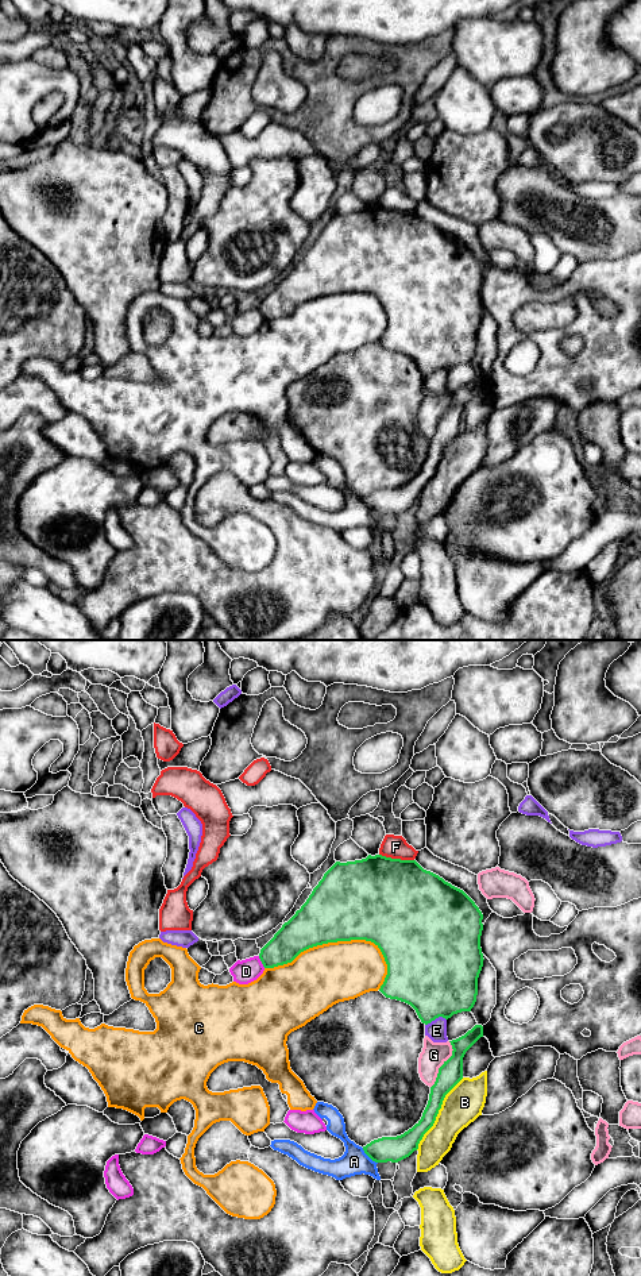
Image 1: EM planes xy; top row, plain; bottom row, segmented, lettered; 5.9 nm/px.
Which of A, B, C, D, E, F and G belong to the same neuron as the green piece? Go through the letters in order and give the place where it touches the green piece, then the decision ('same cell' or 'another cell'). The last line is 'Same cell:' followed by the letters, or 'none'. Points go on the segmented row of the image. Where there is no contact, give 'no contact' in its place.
A: meets green in xy at (369, 1156); another cell
B: meets green in xy at (437, 1113); another cell
C: meets green in xy at (335, 941); another cell
D: meets green in xy at (261, 960); another cell
E: meets green in xy at (435, 1018); another cell
F: meets green in xy at (397, 859); another cell
G: meets green in xy at (443, 1064); another cell
Same cell: none

